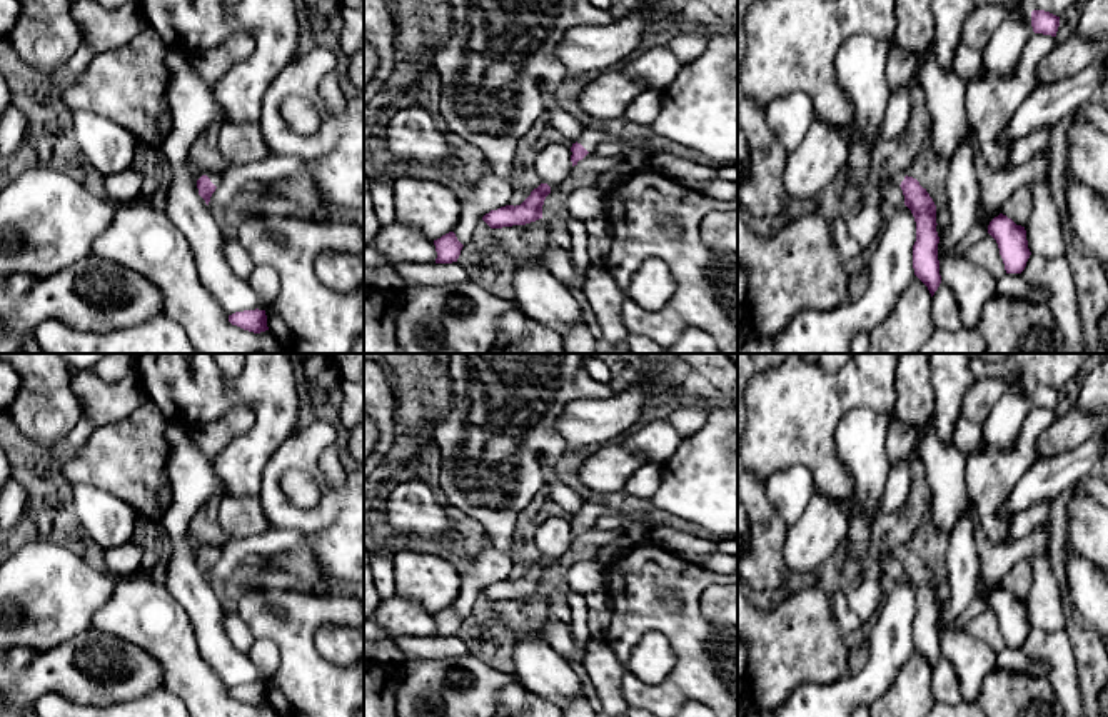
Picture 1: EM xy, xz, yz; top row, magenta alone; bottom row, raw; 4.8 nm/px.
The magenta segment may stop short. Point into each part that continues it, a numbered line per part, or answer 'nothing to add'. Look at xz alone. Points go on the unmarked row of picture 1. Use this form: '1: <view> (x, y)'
1: xz (591, 511)

